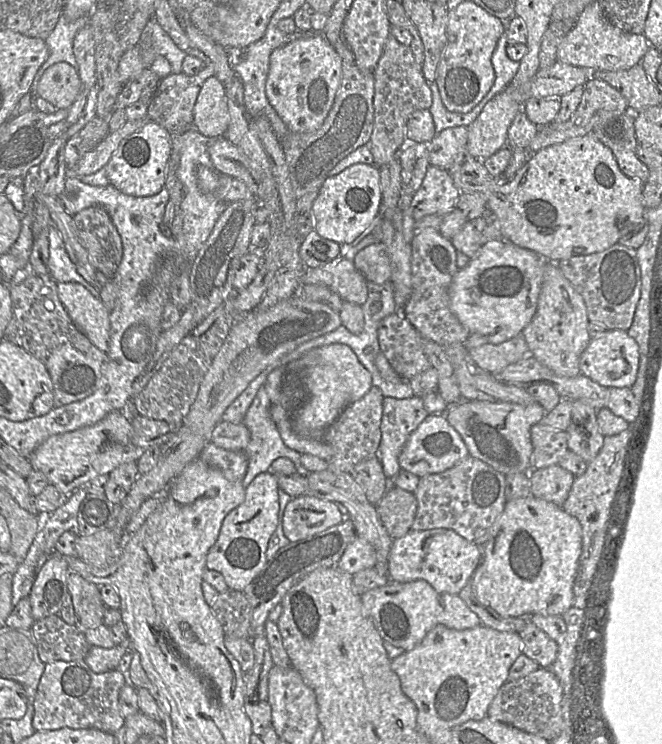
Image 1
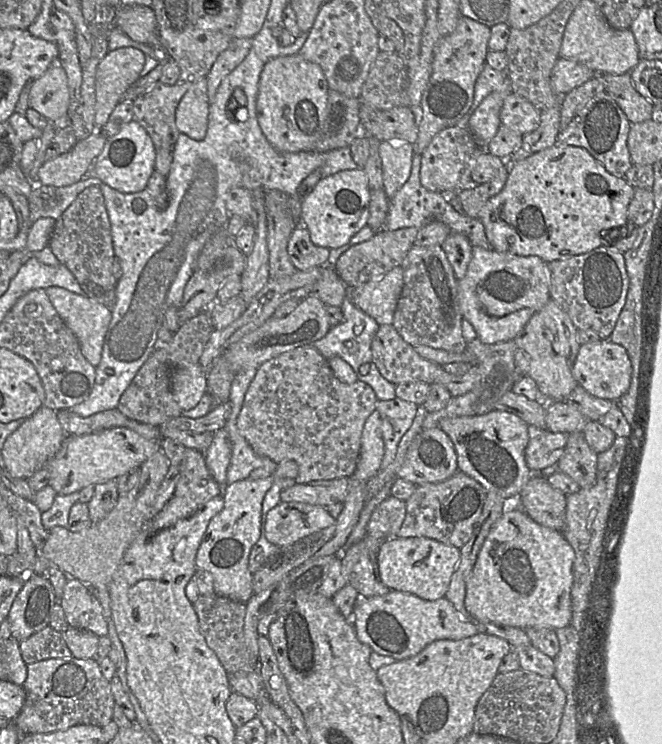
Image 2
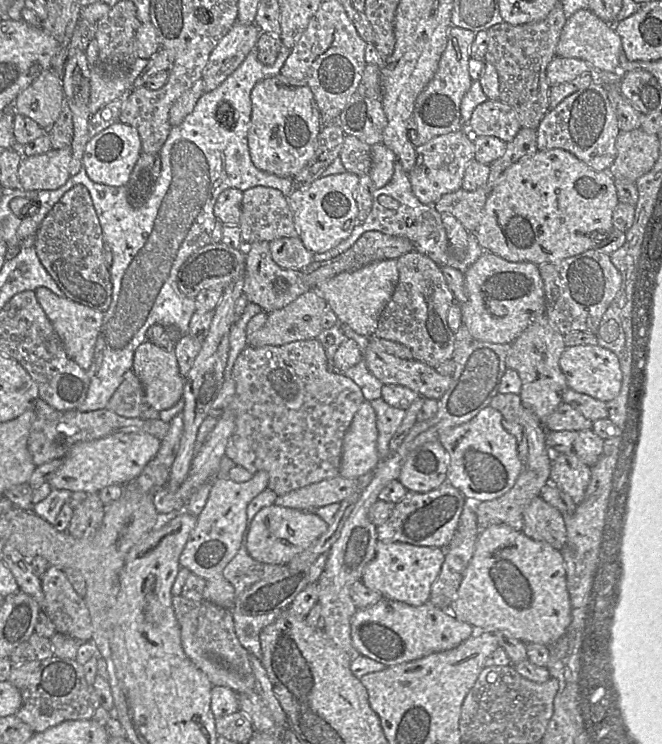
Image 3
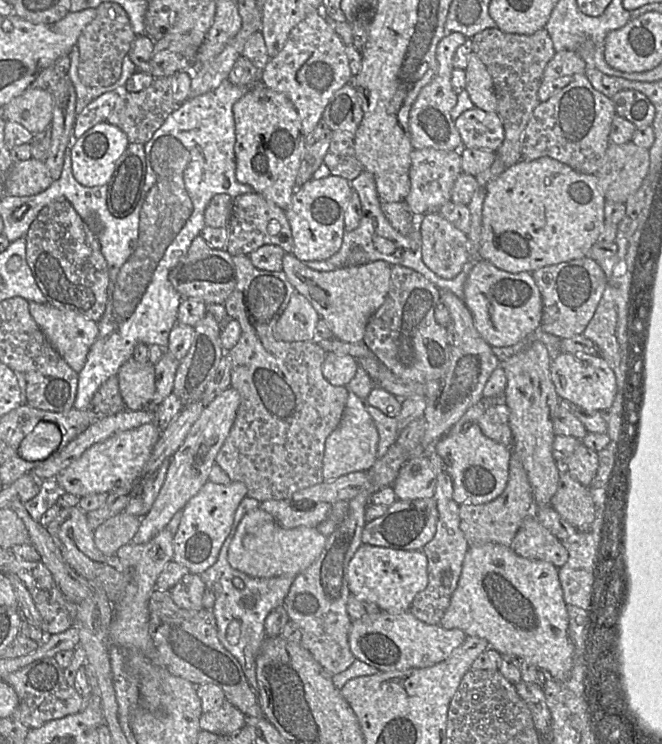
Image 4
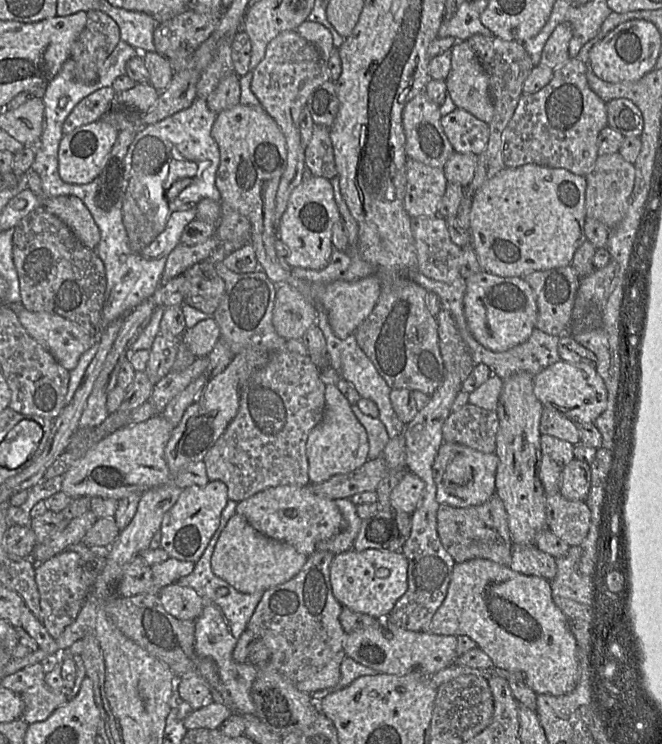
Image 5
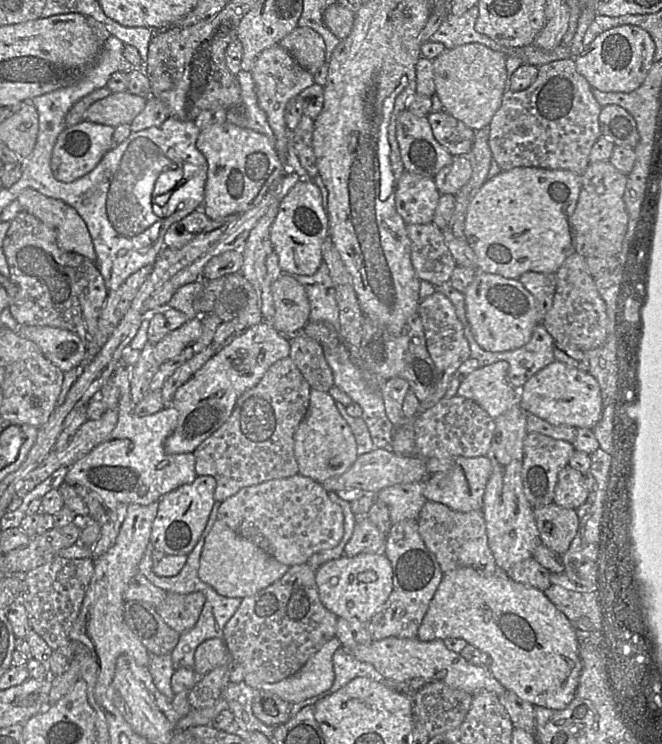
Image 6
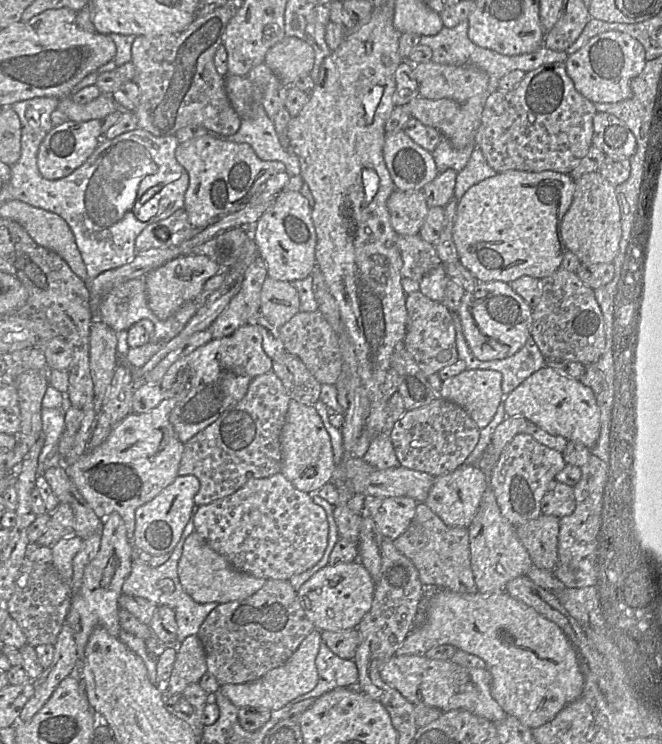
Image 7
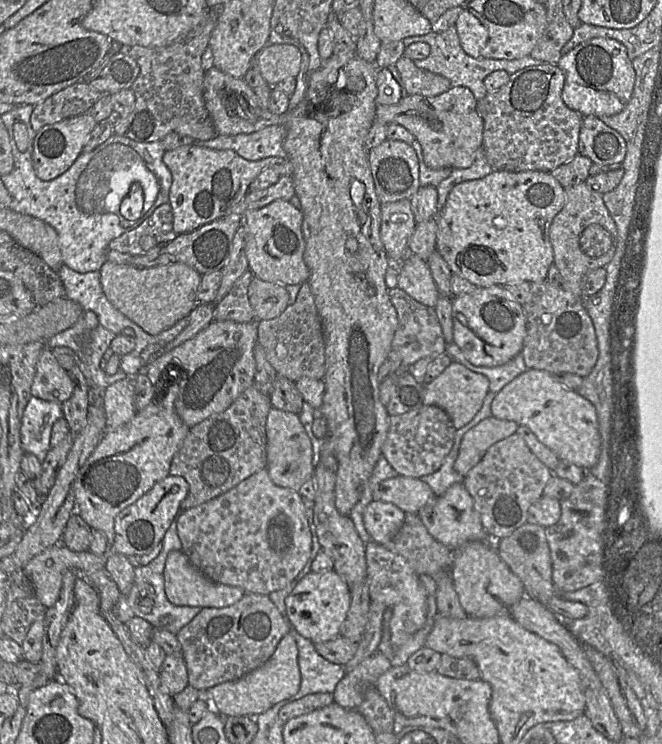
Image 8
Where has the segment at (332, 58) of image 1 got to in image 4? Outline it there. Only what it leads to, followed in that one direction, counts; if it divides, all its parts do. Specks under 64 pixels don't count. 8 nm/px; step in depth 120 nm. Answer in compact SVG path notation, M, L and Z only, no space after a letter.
M259 83L233 105L233 116L237 180L280 208L287 209L296 190L306 140L294 105L285 95Z

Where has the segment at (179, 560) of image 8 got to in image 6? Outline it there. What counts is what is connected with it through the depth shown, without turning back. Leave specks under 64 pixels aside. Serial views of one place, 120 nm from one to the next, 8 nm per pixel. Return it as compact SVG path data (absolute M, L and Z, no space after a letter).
M216 520L205 538L198 576L219 595L243 599L251 597L279 581L289 568L252 542L239 536L222 521Z

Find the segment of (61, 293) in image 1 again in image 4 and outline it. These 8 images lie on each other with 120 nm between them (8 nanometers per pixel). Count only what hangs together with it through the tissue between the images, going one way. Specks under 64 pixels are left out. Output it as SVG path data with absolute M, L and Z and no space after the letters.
M30 302L29 312L52 347L77 373L85 365L88 352L99 333L98 322L71 310L63 310L45 303Z

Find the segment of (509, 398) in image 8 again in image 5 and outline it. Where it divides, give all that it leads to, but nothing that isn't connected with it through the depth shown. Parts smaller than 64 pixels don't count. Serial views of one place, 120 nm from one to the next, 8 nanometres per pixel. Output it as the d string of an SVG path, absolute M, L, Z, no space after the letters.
M560 360L534 376L534 394L544 408L554 408L578 423L593 423L607 407L606 385L595 366Z

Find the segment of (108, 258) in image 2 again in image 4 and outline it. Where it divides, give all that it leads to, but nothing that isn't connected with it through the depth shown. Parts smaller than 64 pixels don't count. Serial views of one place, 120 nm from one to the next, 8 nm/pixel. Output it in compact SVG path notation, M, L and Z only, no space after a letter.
M66 199L45 206L31 223L26 235L26 263L41 290L45 304L71 310L99 322L104 315L108 300L109 270L101 253L99 238L87 226L73 205Z

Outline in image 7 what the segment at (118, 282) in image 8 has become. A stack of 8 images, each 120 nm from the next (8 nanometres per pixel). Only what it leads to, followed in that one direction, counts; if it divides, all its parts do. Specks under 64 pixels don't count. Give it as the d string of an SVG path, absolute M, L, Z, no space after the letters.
M204 255L176 257L145 276L147 300L150 310L161 321L171 317L182 305L194 301L204 284L222 268Z

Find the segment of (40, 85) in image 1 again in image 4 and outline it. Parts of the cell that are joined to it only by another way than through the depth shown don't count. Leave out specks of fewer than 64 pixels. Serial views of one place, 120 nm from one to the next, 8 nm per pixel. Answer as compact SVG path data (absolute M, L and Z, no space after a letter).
M30 87L4 106L2 120L21 124L36 135L50 127L53 108L51 92Z

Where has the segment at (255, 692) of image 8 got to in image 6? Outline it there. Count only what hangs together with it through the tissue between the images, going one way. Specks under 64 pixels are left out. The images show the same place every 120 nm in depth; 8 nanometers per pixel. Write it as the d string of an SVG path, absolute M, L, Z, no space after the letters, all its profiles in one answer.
M338 638L330 639L295 674L275 683L255 689L271 692L281 699L296 704L331 688L335 679L332 657L342 647Z

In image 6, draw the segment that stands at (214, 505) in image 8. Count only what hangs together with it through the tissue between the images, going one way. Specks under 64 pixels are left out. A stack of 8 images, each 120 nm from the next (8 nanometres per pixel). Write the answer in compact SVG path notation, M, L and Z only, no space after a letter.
M299 474L240 490L219 504L217 520L288 567L305 564L314 554L335 548L344 534L344 515L341 507L329 498L321 484Z

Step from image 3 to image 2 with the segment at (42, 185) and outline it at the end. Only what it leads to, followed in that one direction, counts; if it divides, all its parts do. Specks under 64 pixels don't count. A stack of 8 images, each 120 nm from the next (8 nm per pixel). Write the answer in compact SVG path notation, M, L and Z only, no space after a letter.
M93 133L78 141L68 152L45 161L35 176L36 184L65 187L78 182L101 153L107 137Z

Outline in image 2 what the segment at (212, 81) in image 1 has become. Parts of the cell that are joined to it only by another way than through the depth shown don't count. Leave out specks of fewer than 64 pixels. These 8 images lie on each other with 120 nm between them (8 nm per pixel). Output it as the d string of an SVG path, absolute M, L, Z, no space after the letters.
M199 79L183 95L175 111L175 124L180 134L202 140L207 132L209 101L206 79Z

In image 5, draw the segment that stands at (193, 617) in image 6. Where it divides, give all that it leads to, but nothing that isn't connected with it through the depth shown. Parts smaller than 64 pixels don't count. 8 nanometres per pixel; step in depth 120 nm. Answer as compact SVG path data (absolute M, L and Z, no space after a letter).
M177 583L165 586L158 595L164 609L180 620L196 622L207 603L193 588Z

